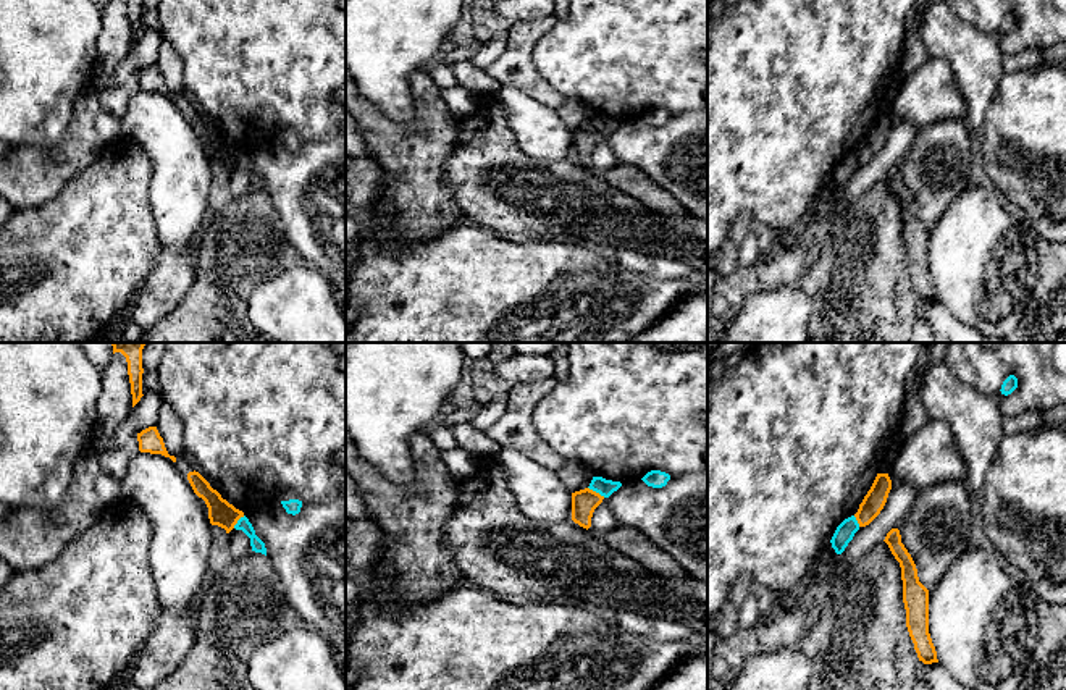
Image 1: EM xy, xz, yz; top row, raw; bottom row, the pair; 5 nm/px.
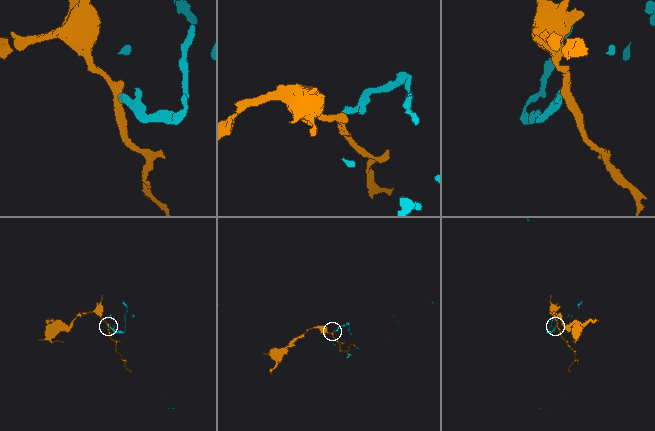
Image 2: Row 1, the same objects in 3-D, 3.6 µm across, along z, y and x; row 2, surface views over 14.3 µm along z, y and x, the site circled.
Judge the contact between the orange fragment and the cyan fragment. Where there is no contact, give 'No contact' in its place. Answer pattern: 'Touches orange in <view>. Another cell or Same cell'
Touches orange in xz. Another cell

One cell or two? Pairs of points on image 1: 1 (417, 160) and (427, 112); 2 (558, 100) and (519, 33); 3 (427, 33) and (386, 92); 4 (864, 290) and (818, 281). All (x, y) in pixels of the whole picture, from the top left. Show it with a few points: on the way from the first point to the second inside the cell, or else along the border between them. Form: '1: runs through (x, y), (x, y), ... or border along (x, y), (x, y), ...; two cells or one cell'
1: runs through (419, 149), (427, 141), (427, 123); one cell
2: runs through (540, 88), (519, 67), (519, 50); one cell
3: runs through (412, 47), (386, 73), (386, 78); one cell
4: runs through (853, 280), (829, 278); one cell

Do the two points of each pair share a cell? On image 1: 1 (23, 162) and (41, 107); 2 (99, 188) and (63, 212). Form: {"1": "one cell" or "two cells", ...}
{"1": "two cells", "2": "one cell"}

